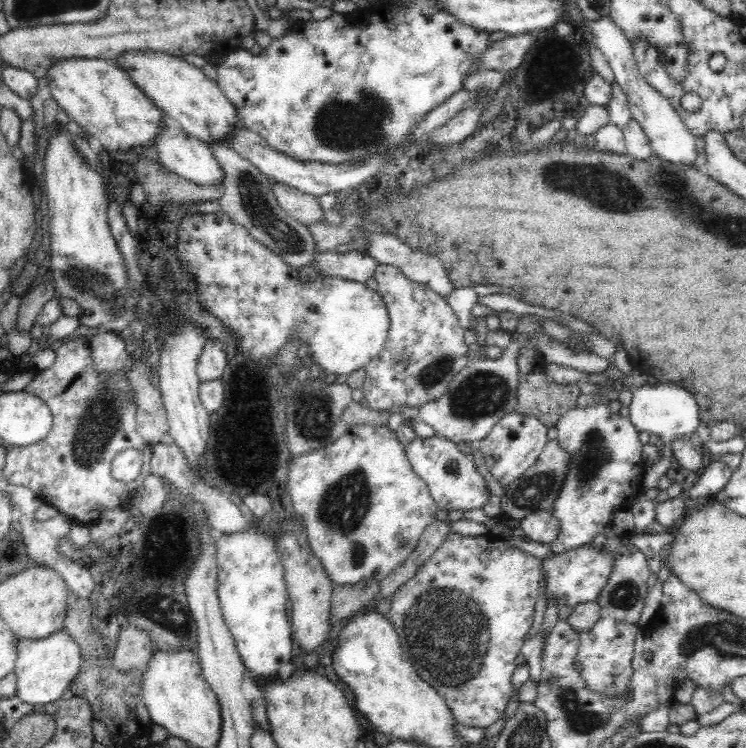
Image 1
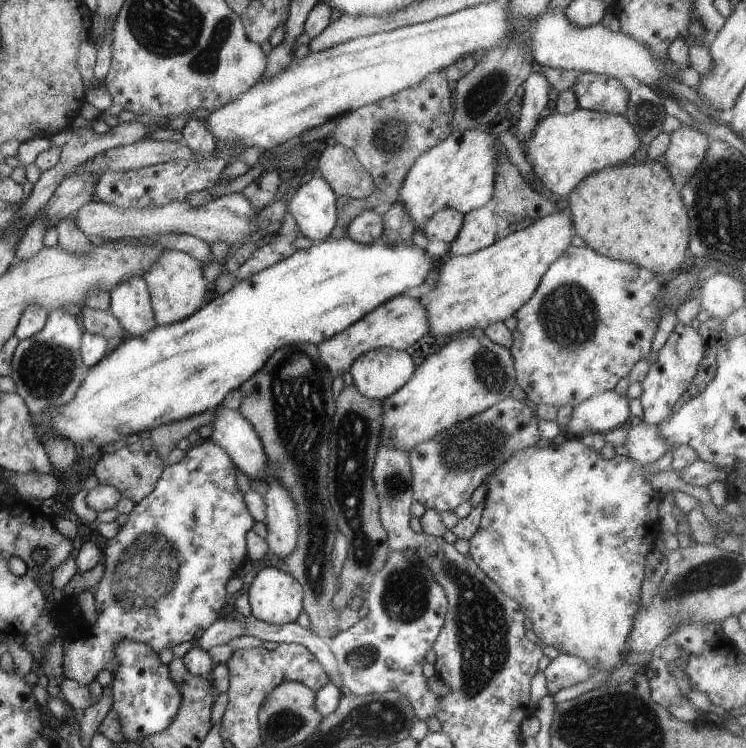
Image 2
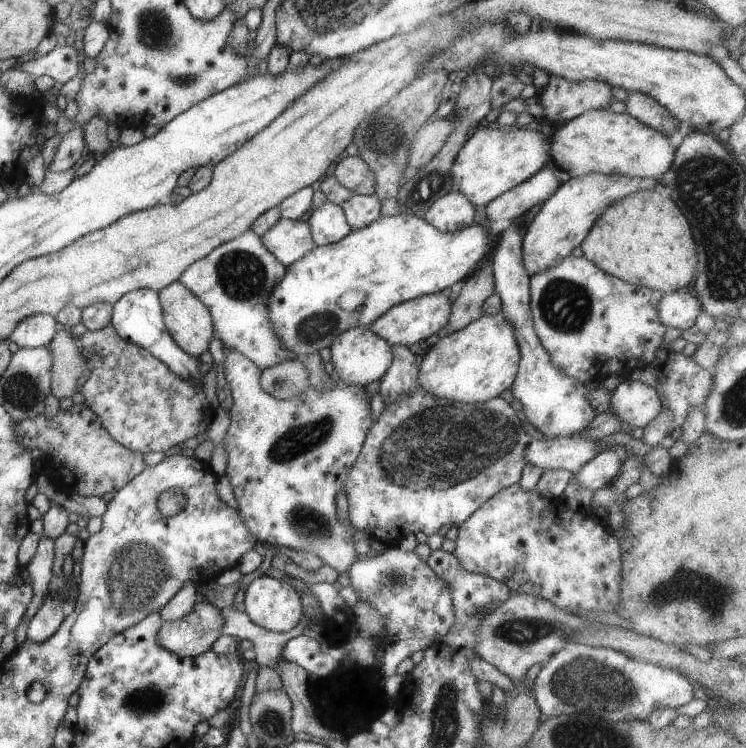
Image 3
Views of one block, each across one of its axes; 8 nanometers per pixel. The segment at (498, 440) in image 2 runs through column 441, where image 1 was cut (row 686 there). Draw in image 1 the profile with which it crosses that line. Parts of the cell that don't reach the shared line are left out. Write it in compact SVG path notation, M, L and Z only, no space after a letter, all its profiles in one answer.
M453 529L447 534L442 544L438 546L431 556L422 561L422 566L416 569L414 576L393 594L391 598L392 609L388 613L388 616L399 635L402 651L405 652L409 662L416 668L418 677L430 685L438 693L438 696L441 696L456 723L462 724L462 726L470 726L470 728L485 729L488 726L492 726L492 724L496 724L502 718L508 701L511 699L511 692L513 691L511 677L518 666L518 662L515 659L518 655L520 656L520 649L524 644L522 640L533 623L534 607L536 606L538 593L540 592L541 574L540 558L530 556L514 548L514 546L510 546L502 536L498 536L492 532L473 537L462 536Z

